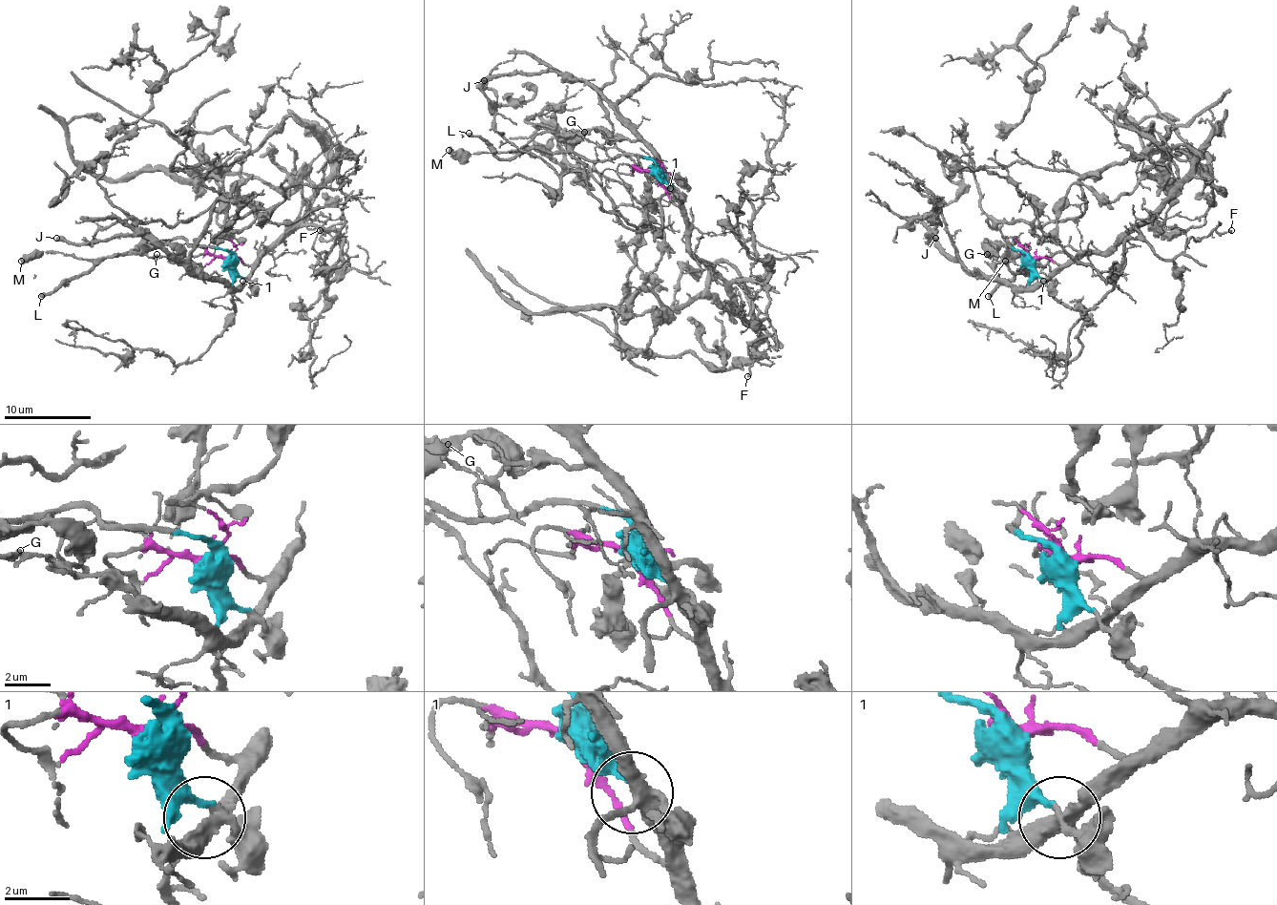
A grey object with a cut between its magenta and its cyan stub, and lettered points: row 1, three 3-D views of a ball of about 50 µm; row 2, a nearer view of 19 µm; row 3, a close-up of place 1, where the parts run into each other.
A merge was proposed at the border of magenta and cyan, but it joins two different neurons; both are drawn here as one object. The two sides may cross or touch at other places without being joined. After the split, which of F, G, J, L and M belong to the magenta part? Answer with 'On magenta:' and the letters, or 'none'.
On magenta: F, J

